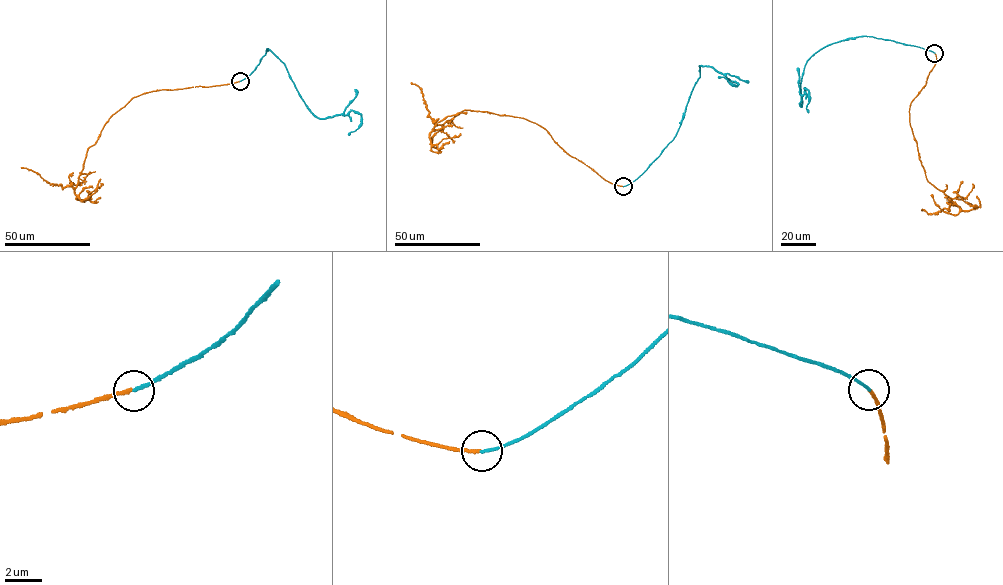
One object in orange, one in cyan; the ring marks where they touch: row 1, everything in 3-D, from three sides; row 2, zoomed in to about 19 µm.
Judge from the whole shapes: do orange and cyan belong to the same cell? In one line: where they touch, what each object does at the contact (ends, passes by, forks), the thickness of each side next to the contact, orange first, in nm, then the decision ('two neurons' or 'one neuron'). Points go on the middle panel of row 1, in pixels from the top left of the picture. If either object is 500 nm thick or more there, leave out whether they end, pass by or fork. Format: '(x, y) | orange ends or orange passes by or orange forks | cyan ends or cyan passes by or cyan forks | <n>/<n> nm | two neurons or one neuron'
(623, 186) | orange ends | cyan ends | 170/150 nm | one neuron

